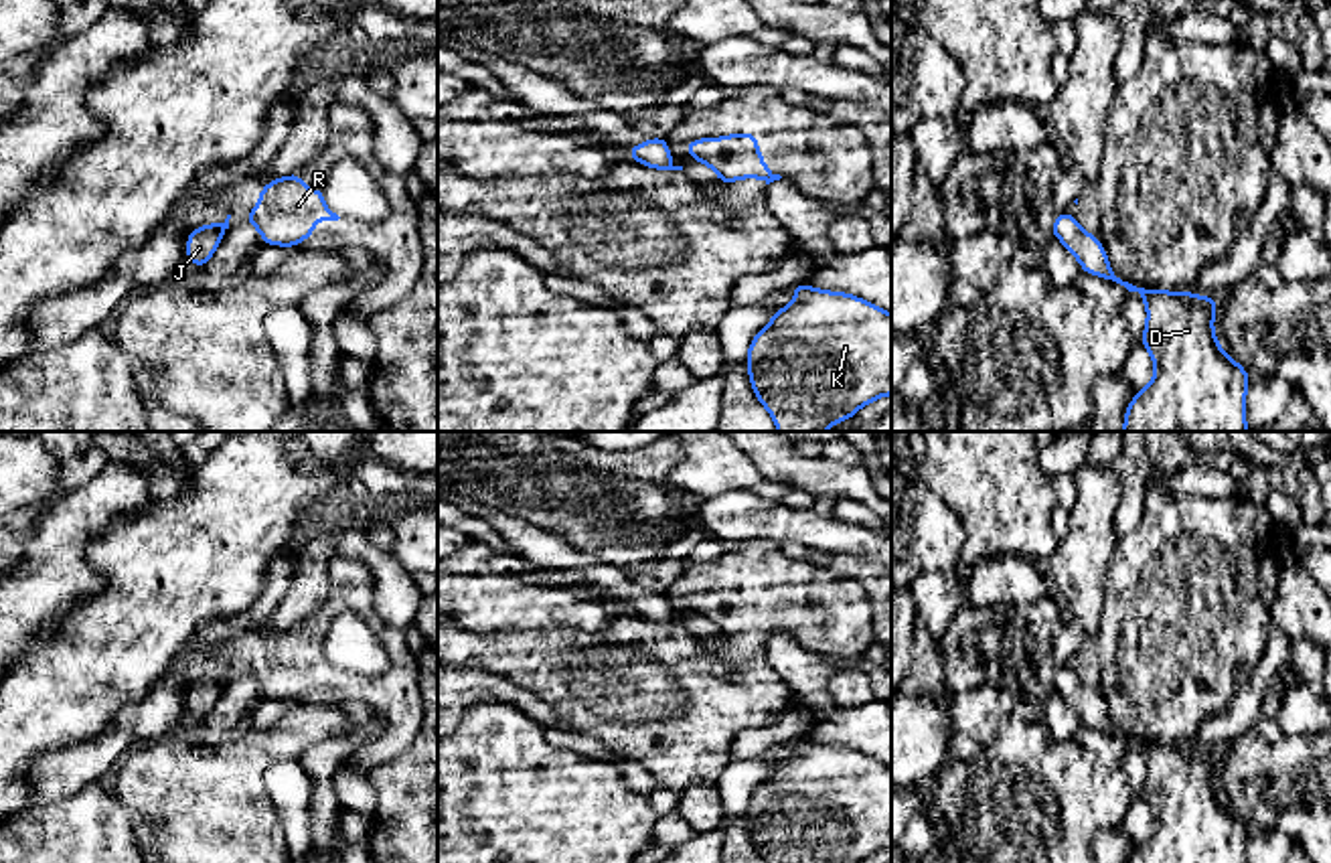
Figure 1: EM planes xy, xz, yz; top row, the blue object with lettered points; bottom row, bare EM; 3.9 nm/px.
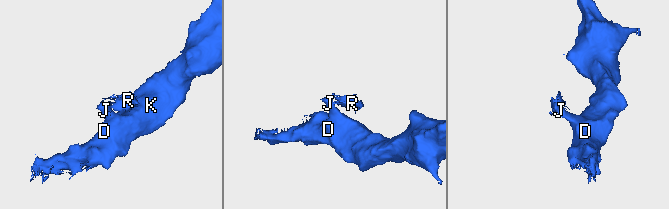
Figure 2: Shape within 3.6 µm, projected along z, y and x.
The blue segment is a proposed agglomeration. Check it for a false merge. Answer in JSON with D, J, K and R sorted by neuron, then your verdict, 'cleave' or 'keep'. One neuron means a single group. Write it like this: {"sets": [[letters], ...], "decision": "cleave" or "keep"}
{"sets": [["D", "J", "K"], ["R"]], "decision": "cleave"}

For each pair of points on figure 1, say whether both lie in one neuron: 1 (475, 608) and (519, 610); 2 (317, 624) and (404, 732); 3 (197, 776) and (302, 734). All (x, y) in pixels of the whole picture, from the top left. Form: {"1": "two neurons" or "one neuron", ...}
{"1": "one neuron", "2": "one neuron", "3": "one neuron"}

